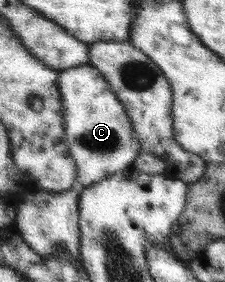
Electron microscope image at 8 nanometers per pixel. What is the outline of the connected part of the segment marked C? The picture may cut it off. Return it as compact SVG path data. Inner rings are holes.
M77 65L59 70L57 86L63 102L67 148L77 164L76 187L83 189L131 165L141 153L137 132L103 74L91 65Z

